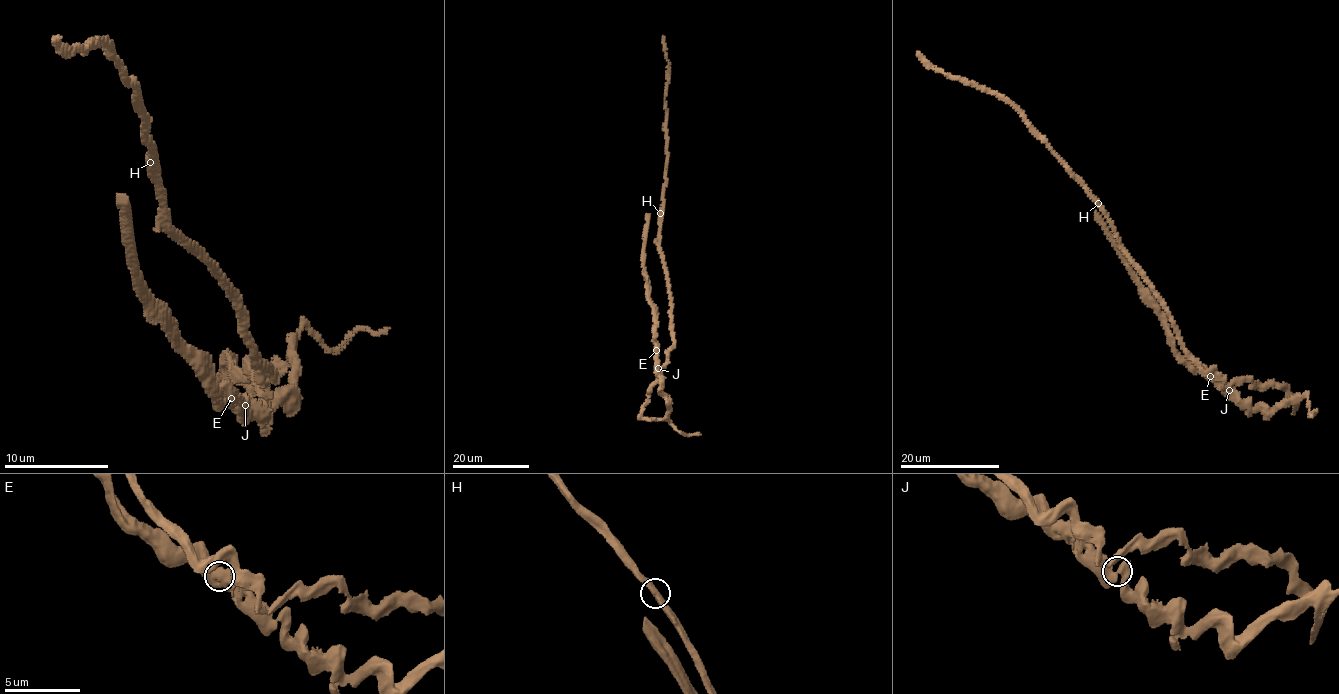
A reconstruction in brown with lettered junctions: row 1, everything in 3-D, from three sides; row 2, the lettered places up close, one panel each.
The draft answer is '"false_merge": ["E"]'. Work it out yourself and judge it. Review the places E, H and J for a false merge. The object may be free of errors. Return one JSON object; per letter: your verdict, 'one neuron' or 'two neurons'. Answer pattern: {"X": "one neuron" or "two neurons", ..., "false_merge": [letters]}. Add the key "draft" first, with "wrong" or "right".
{"draft": "wrong", "E": "one neuron", "H": "one neuron", "J": "one neuron", "false_merge": []}

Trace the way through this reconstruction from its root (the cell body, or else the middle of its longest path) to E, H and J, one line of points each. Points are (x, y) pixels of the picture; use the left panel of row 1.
E: (263, 374), (262, 394), (248, 365), (221, 377), (262, 381), (291, 355), (288, 400), (264, 421), (230, 398)
H: (263, 374), (272, 372), (251, 345), (238, 291), (217, 264), (170, 226), (165, 190), (150, 163)
J: (263, 374), (262, 394), (248, 365), (222, 365), (262, 381), (291, 355), (288, 400), (264, 421), (244, 406)

